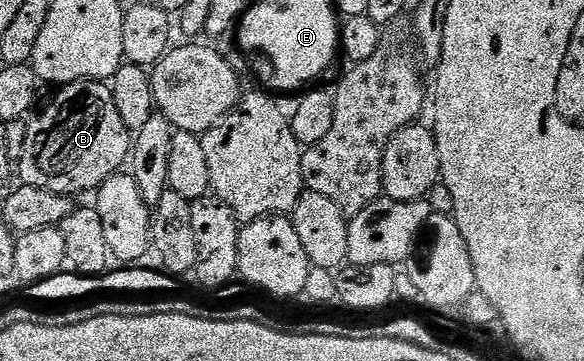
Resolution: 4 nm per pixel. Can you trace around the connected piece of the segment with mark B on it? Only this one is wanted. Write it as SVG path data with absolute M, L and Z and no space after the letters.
M78 81L72 82L71 85L63 85L57 90L58 93L54 97L54 102L35 119L26 125L26 140L22 143L22 155L16 161L16 173L20 178L21 184L31 185L32 187L40 187L44 191L52 191L53 193L64 193L67 195L79 195L78 193L86 193L97 190L99 185L106 182L109 177L115 176L119 172L118 169L122 164L127 164L128 158L132 153L132 133L124 127L124 119L120 119L120 111L116 111L116 99L114 98L114 90L109 84L101 81Z

